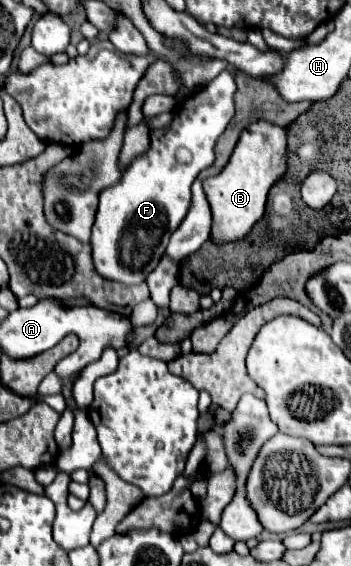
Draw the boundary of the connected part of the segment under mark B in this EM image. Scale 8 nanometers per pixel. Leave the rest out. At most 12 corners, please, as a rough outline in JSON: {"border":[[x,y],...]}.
{"border":[[252,122],[204,180],[216,244],[244,238],[286,174],[286,128]]}

